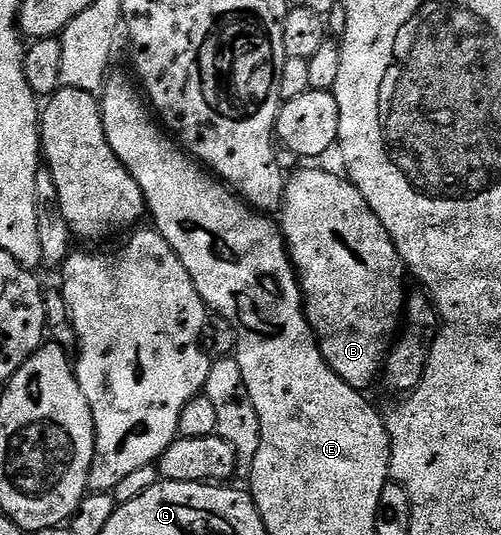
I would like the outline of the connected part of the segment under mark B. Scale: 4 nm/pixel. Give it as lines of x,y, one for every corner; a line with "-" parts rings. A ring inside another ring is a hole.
298,169
285,183
279,225
289,248
289,258
297,271
301,297
305,300
305,314
317,336
321,355
347,385
365,392
379,378
386,357
398,337
407,301
407,271
387,228
383,228
379,216
375,216
367,200
363,200
363,192
359,192
348,177
338,174

